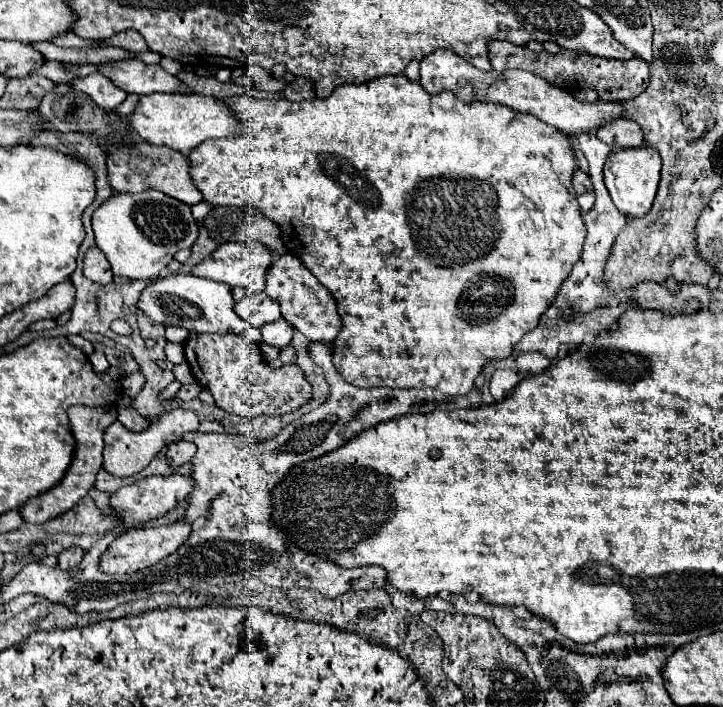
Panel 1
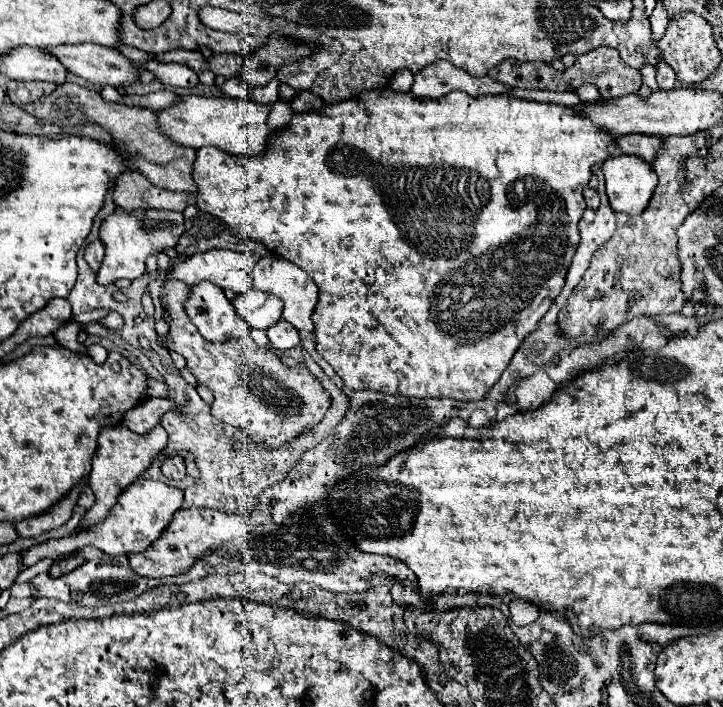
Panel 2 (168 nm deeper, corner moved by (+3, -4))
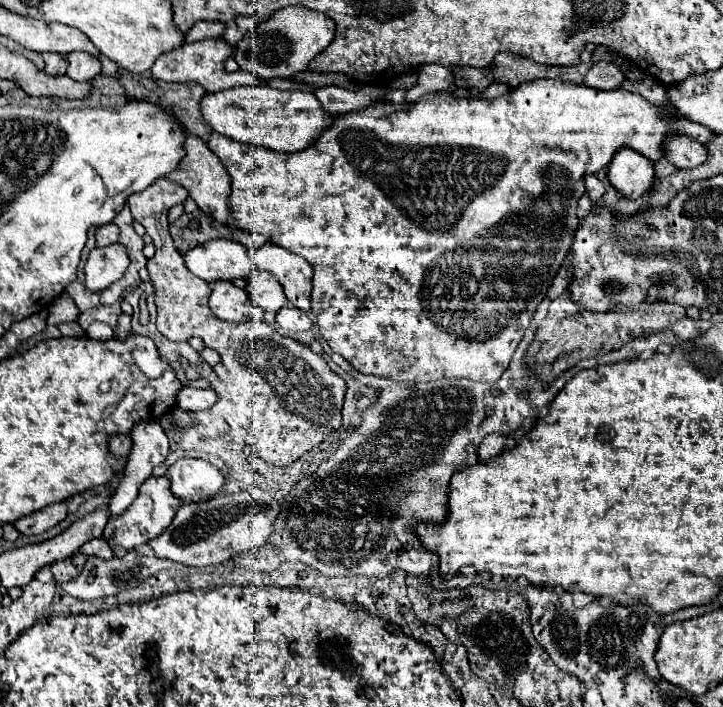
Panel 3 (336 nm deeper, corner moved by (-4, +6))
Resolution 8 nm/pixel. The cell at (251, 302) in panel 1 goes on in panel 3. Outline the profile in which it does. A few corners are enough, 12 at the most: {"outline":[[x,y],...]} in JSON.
{"outline":[[263,270],[249,274],[247,292],[265,312],[287,304],[283,286]]}

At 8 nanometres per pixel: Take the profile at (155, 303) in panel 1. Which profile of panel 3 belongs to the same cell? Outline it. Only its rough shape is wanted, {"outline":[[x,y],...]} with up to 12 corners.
{"outline":[[231,282],[211,284],[209,308],[223,322],[263,320]]}

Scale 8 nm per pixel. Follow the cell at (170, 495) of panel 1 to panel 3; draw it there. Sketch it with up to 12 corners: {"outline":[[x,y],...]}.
{"outline":[[149,476],[135,502],[105,526],[115,556],[145,544],[181,500],[167,476]]}

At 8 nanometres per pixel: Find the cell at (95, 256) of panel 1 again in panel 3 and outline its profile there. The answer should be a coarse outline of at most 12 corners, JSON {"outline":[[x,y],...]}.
{"outline":[[103,224],[97,228],[97,246],[115,244],[119,238],[119,228]]}

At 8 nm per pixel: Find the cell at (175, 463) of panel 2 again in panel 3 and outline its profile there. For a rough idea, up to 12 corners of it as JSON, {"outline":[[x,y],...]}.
{"outline":[[181,458],[167,470],[181,500],[207,500],[223,474],[205,460]]}

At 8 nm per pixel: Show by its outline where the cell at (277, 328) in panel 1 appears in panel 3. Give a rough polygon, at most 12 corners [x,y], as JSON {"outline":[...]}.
{"outline":[[287,304],[277,312],[277,324],[287,332],[311,330],[307,312]]}

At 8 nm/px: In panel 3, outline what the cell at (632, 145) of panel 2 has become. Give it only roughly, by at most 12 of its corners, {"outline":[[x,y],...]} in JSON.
{"outline":[[671,134],[663,156],[675,168],[695,168],[707,158],[703,144]]}

